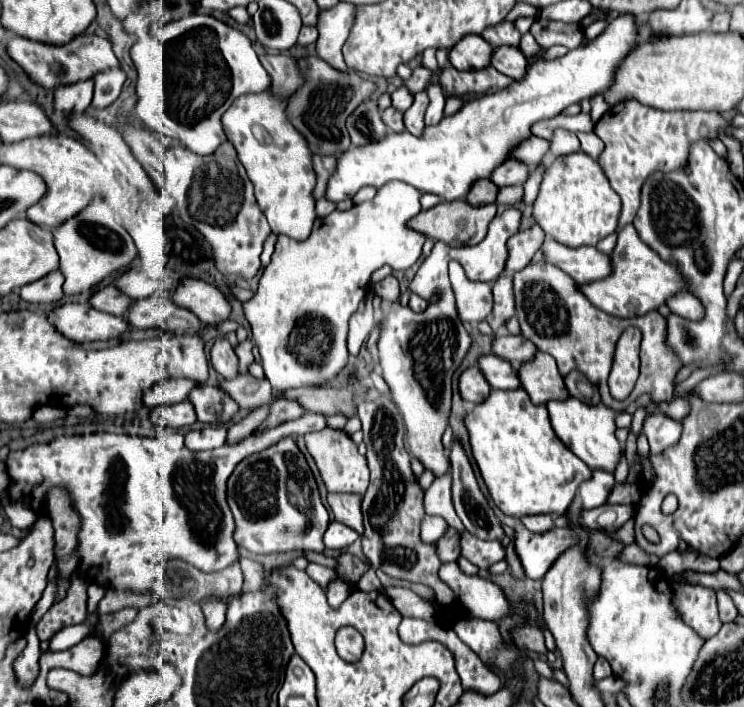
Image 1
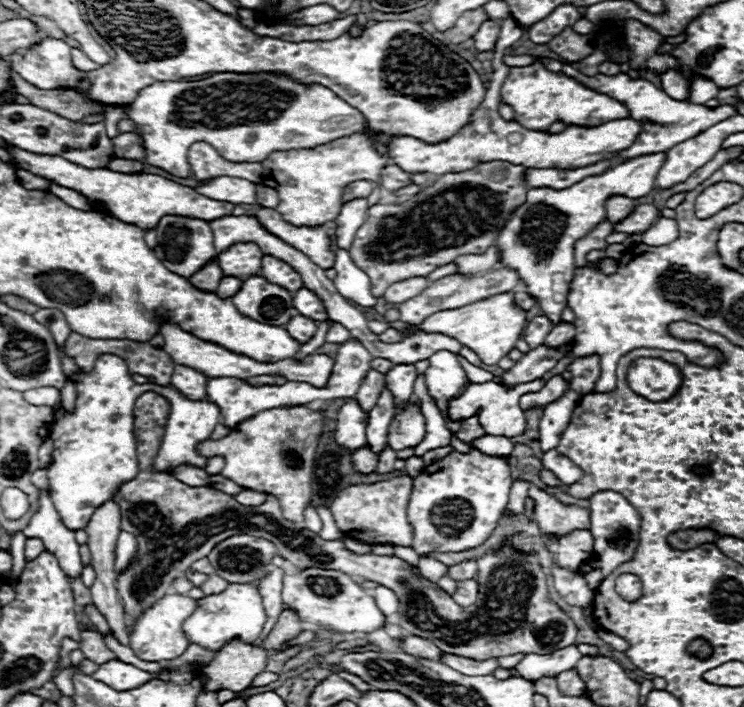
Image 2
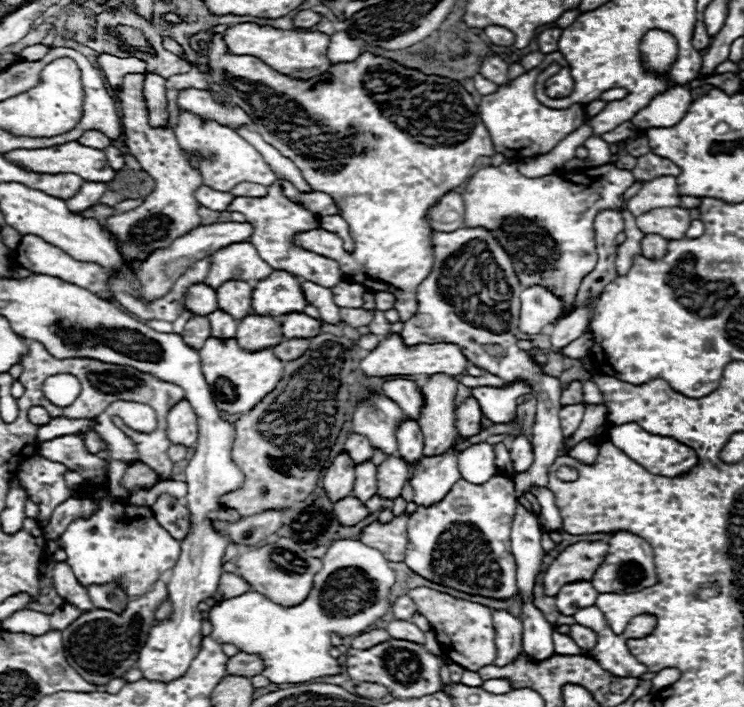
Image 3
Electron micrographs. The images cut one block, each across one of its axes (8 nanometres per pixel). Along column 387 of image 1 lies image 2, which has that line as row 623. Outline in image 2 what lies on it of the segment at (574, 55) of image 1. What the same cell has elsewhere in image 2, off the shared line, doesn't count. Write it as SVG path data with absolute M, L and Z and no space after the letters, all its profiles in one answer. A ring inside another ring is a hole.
M180 594L166 595L160 599L150 610L146 610L134 624L130 634L130 648L134 654L148 662L160 662L160 660L174 660L186 652L190 646L182 622L194 612L196 600Z

